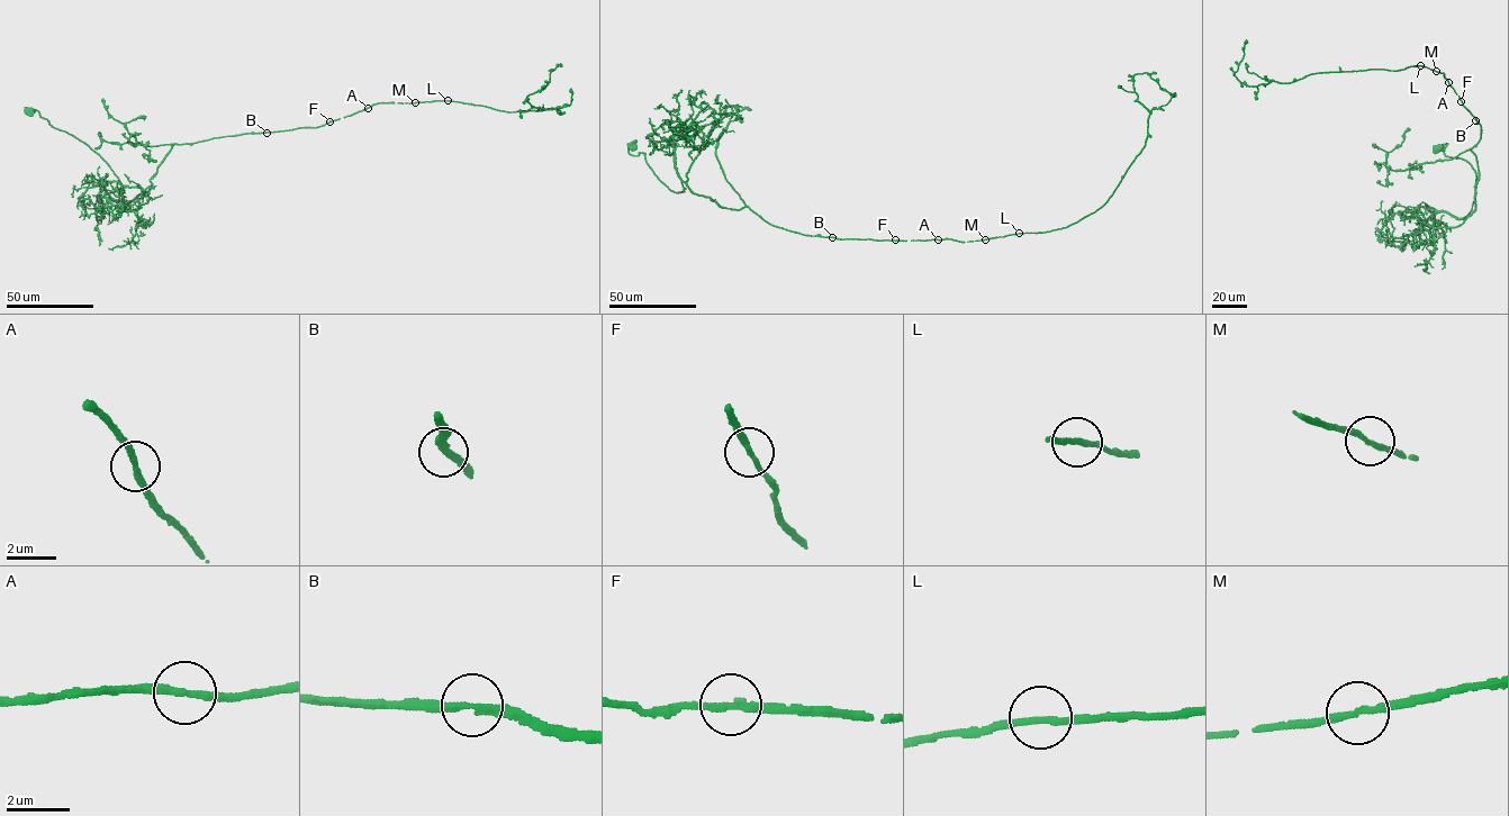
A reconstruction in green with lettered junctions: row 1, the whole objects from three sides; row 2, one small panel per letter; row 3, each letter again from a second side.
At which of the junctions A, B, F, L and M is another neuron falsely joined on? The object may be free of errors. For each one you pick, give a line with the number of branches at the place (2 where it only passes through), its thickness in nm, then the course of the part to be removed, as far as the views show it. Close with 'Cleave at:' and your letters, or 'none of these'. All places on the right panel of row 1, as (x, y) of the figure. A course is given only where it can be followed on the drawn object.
Cleave at: none of these

